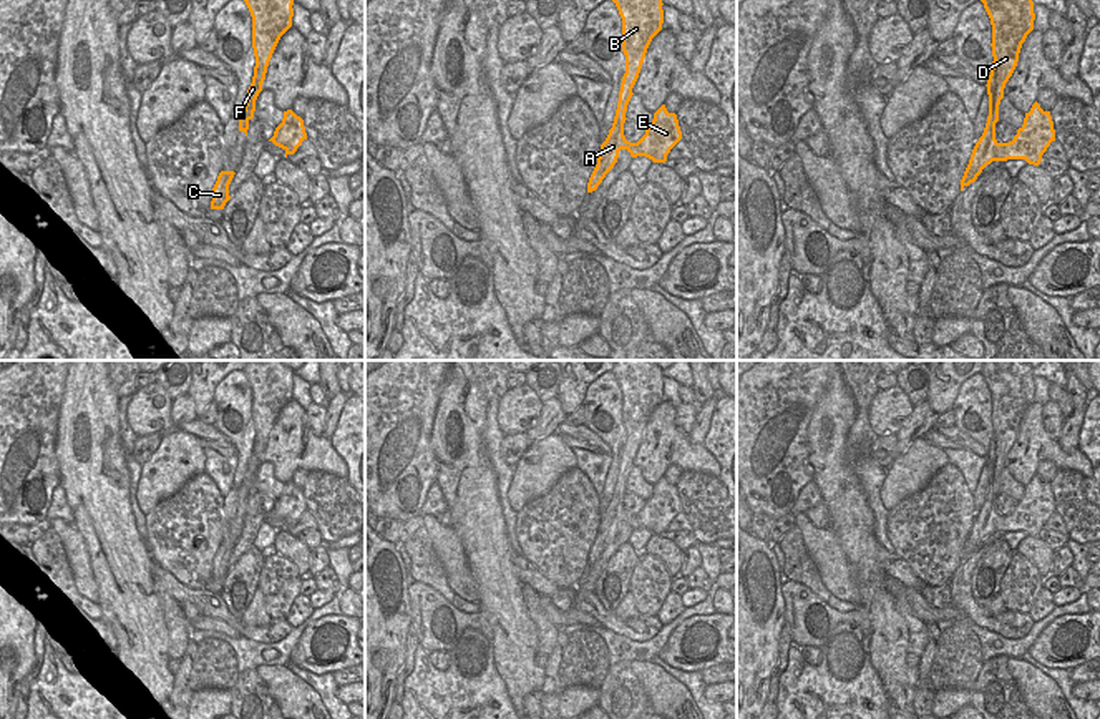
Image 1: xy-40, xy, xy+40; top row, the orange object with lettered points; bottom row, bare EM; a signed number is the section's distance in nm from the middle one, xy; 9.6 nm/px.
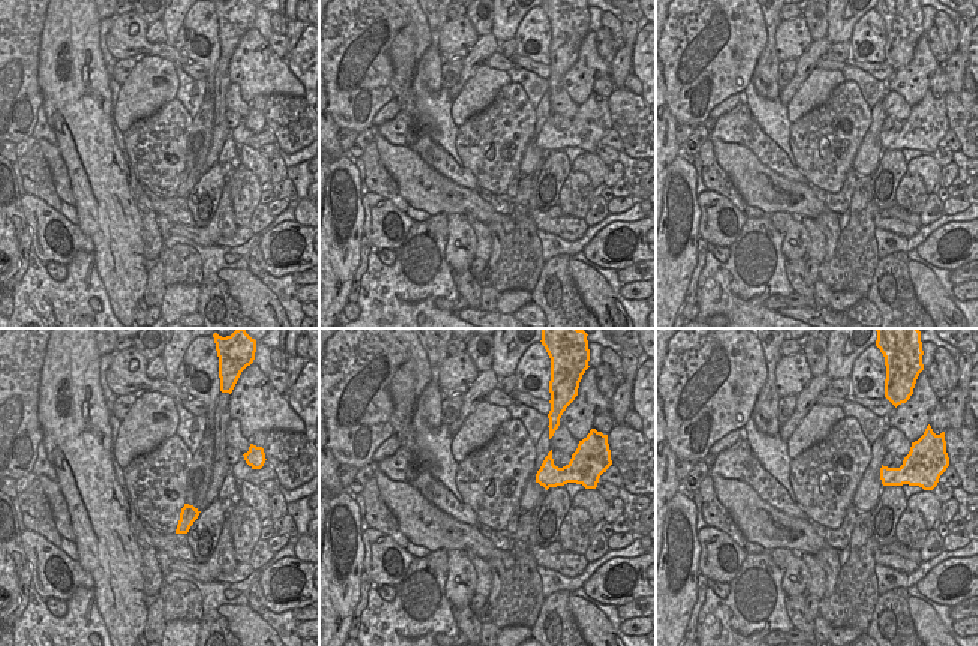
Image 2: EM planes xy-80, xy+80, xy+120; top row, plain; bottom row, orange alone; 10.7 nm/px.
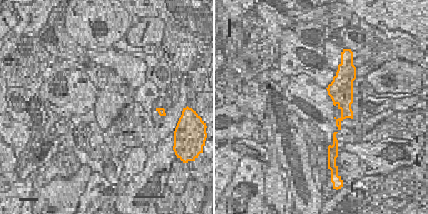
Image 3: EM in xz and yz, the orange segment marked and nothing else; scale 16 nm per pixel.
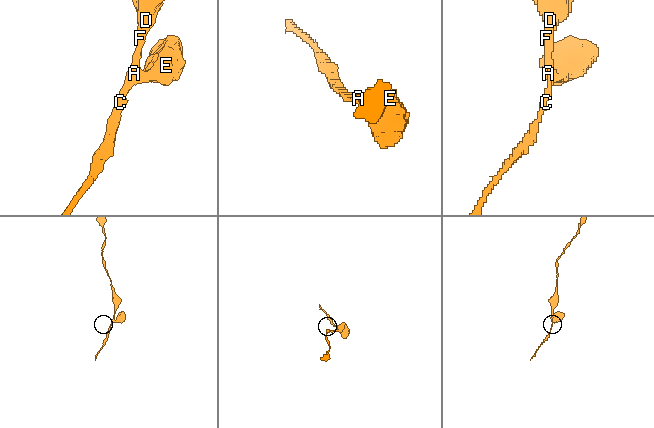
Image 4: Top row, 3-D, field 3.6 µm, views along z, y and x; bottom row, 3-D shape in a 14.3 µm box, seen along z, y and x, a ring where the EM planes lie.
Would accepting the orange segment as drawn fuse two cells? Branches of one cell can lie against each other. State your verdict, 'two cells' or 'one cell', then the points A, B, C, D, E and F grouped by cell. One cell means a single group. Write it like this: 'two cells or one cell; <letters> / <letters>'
one cell; A B C D E F

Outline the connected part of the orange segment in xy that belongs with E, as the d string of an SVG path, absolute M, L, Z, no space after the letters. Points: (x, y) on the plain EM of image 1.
M616 360L611 372L622 390L625 445L621 455L614 495L606 513L601 516L597 536L587 555L587 565L597 561L617 535L621 521L627 521L632 530L645 528L654 535L665 535L670 521L682 511L677 487L669 485L665 477L654 485L652 496L637 515L625 511L624 495L627 492L627 477L634 467L632 460L639 450L647 420L652 410L662 402L664 375L662 369L650 360Z

